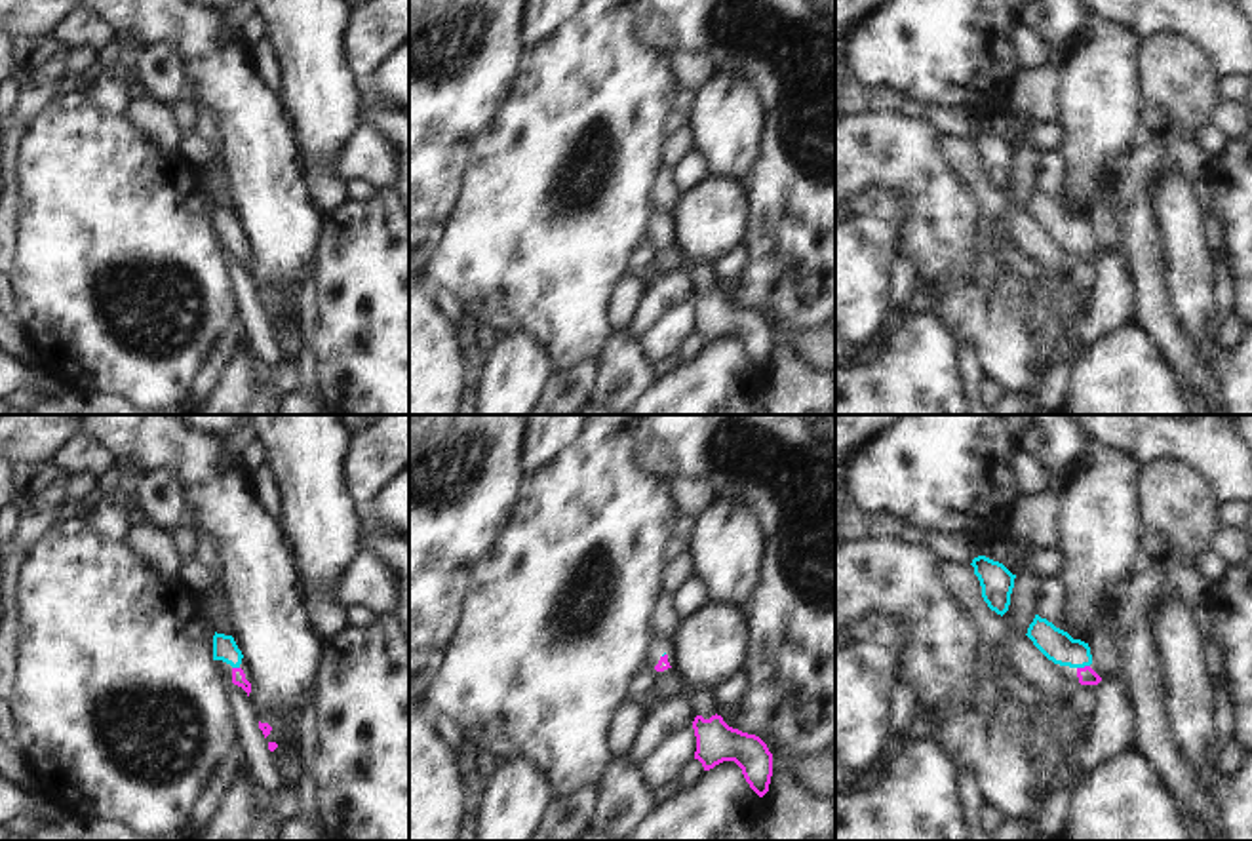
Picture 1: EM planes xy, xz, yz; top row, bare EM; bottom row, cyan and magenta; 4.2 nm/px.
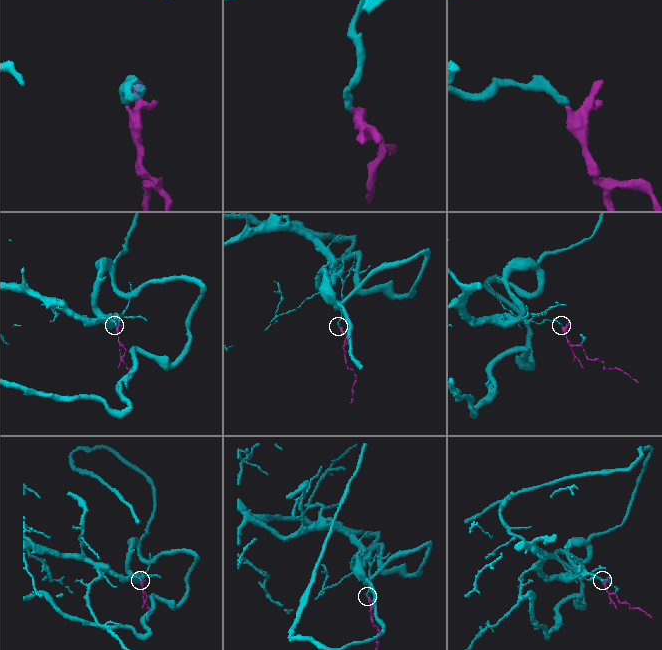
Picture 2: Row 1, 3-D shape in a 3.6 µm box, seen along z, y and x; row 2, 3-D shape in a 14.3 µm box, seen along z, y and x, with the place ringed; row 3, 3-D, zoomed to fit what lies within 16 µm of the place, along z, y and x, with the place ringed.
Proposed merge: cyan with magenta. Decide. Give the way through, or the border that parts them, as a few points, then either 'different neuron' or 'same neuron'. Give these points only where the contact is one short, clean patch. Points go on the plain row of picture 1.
runs through yz (1055, 217), (1083, 240), (1087, 250); same neuron

